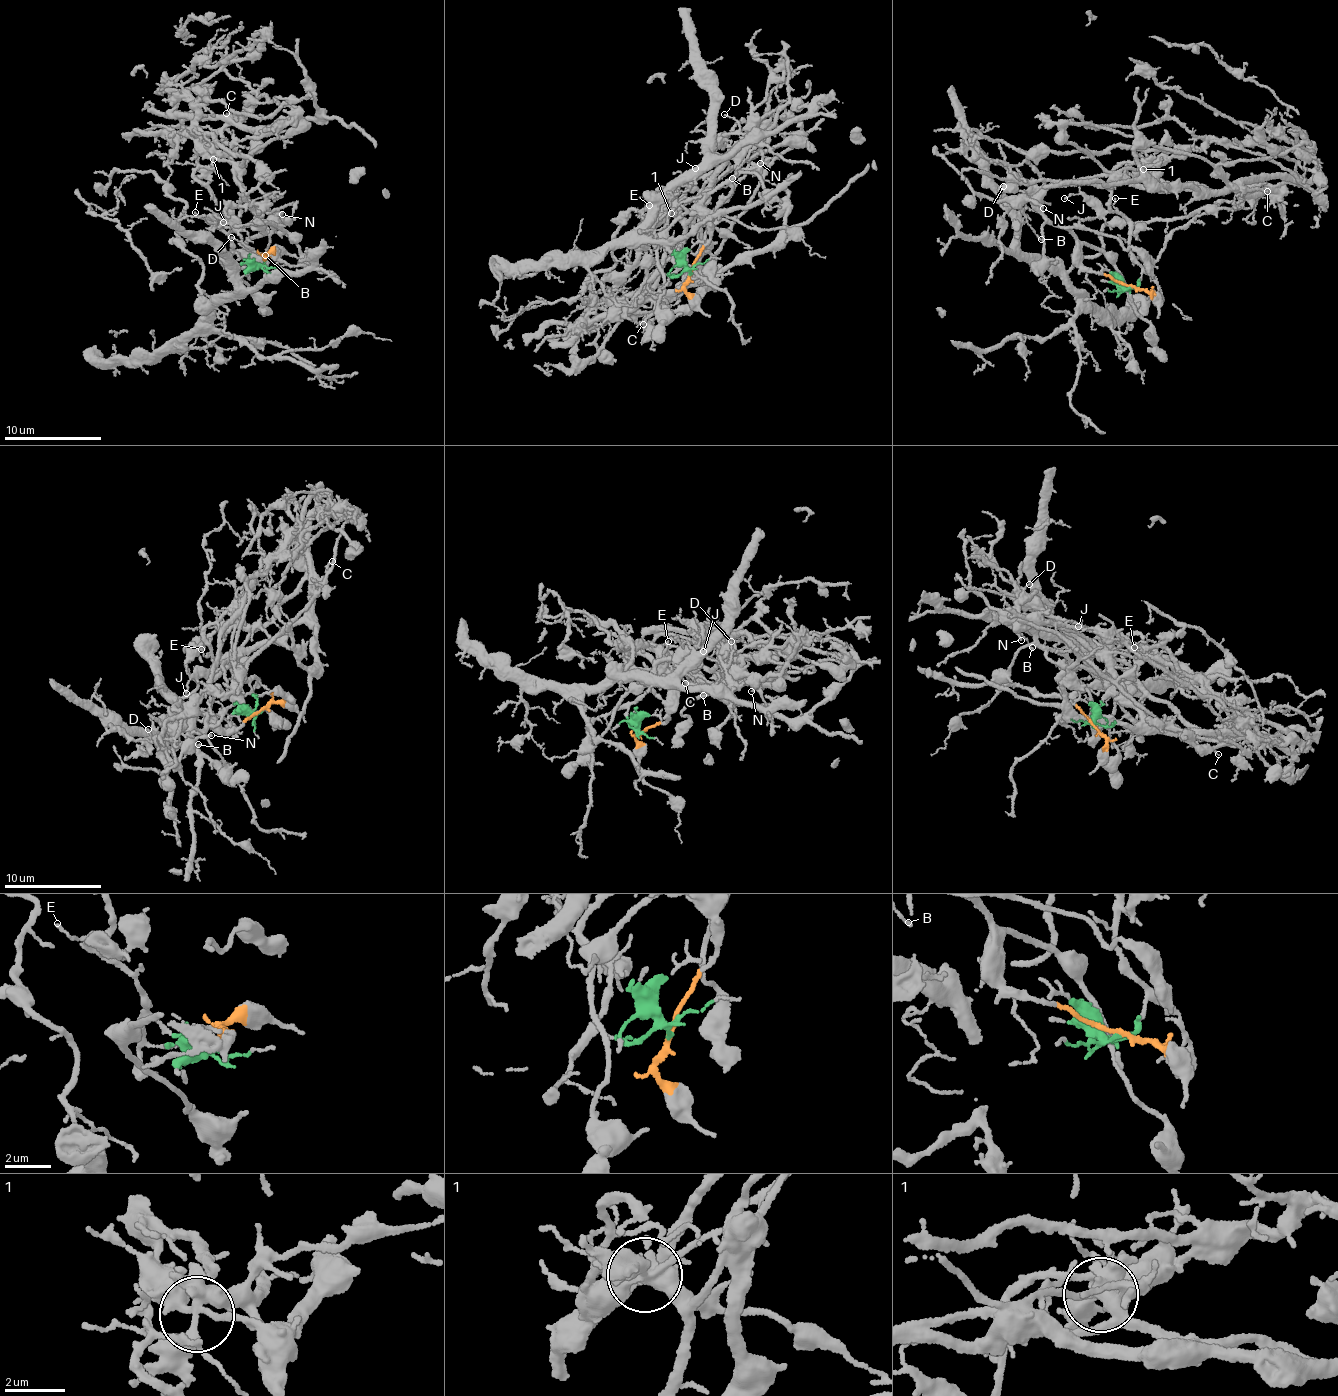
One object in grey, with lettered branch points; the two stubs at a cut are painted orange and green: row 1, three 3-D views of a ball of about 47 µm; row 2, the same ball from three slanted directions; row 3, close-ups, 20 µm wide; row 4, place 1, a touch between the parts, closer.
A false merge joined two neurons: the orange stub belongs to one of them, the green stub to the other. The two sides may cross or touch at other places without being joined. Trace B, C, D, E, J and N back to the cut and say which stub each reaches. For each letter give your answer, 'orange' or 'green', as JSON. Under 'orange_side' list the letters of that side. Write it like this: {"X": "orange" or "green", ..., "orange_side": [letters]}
{"B": "orange", "C": "green", "D": "green", "E": "green", "J": "green", "N": "orange", "orange_side": ["B", "N"]}

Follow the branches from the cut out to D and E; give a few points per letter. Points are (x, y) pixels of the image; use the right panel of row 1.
D: (1129, 286), (1141, 266), (1110, 197), (1117, 168), (1158, 151), (1032, 154), (1042, 185), (1009, 208), (1004, 185)
E: (1129, 286), (1138, 282), (1143, 270), (1130, 247), (1132, 234), (1126, 220), (1115, 208), (1115, 198)

